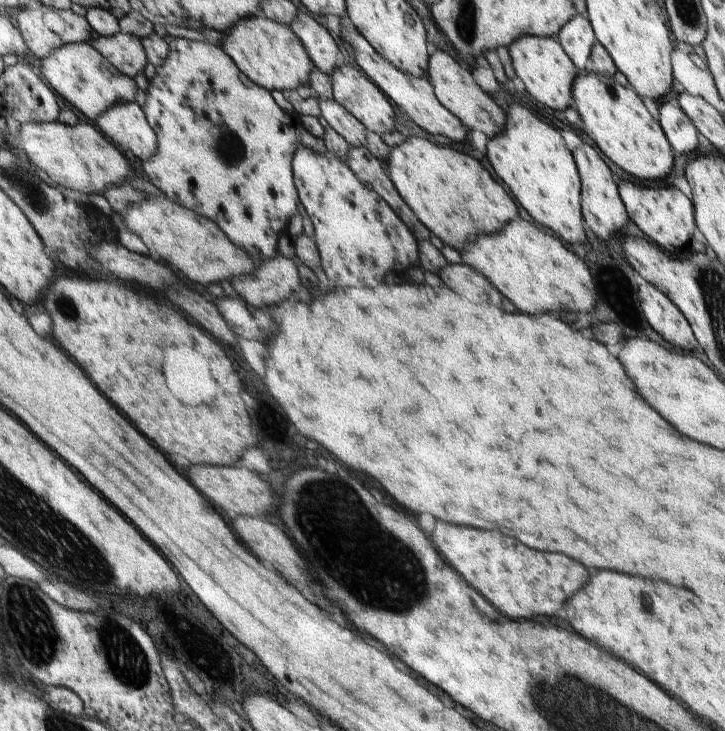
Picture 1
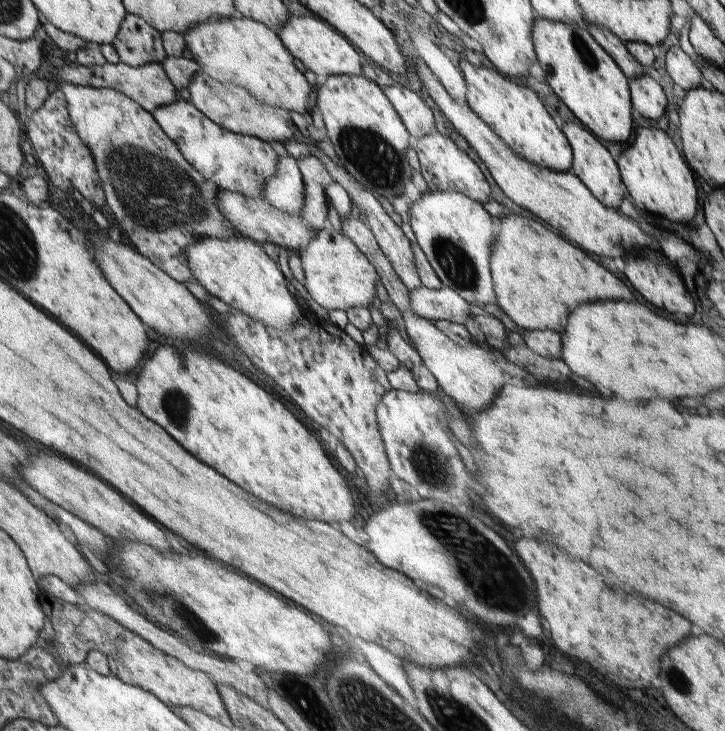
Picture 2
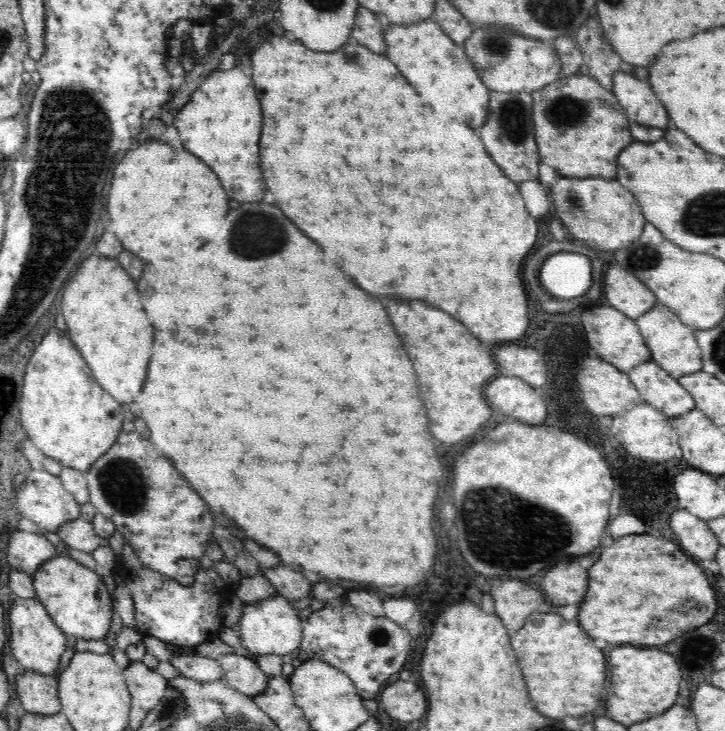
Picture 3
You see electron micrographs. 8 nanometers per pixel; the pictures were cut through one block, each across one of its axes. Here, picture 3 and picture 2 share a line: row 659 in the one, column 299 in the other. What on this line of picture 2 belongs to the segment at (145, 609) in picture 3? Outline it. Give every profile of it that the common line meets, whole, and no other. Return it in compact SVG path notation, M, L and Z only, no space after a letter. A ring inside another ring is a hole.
M282 156L278 160L276 176L266 180L264 199L274 208L286 214L298 217L304 208L305 188L302 174L294 157Z

